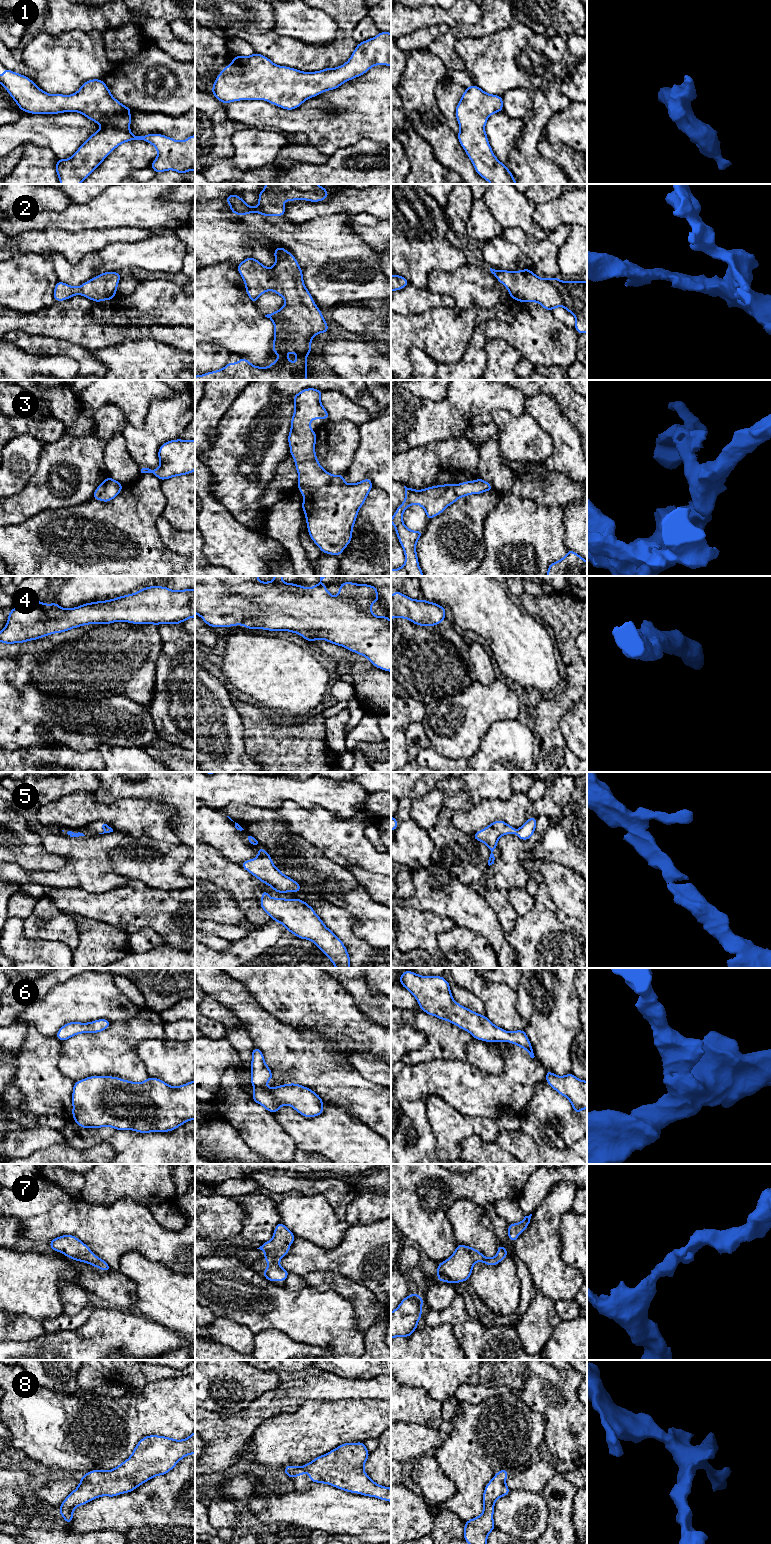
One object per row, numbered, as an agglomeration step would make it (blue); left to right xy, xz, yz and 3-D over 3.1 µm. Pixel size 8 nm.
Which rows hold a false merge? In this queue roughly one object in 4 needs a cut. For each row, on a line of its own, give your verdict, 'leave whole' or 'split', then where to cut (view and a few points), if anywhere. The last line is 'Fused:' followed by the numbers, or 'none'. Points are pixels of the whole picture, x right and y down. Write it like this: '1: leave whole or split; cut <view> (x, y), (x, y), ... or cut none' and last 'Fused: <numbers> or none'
1: leave whole; cut none
2: leave whole; cut none
3: leave whole; cut none
4: leave whole; cut none
5: leave whole; cut none
6: leave whole; cut none
7: leave whole; cut none
8: leave whole; cut none
Fused: none

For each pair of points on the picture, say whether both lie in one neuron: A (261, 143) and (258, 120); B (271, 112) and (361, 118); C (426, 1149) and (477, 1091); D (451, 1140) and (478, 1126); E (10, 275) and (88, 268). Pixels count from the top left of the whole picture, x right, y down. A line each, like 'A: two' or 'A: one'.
A: two
B: one
C: one
D: one
E: two

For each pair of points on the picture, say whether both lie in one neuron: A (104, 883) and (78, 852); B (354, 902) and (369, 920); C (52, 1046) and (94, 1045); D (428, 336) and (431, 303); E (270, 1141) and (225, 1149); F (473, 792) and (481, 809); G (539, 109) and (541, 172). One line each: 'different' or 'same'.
A: same
B: same
C: different
D: different
E: different
F: different
G: same

